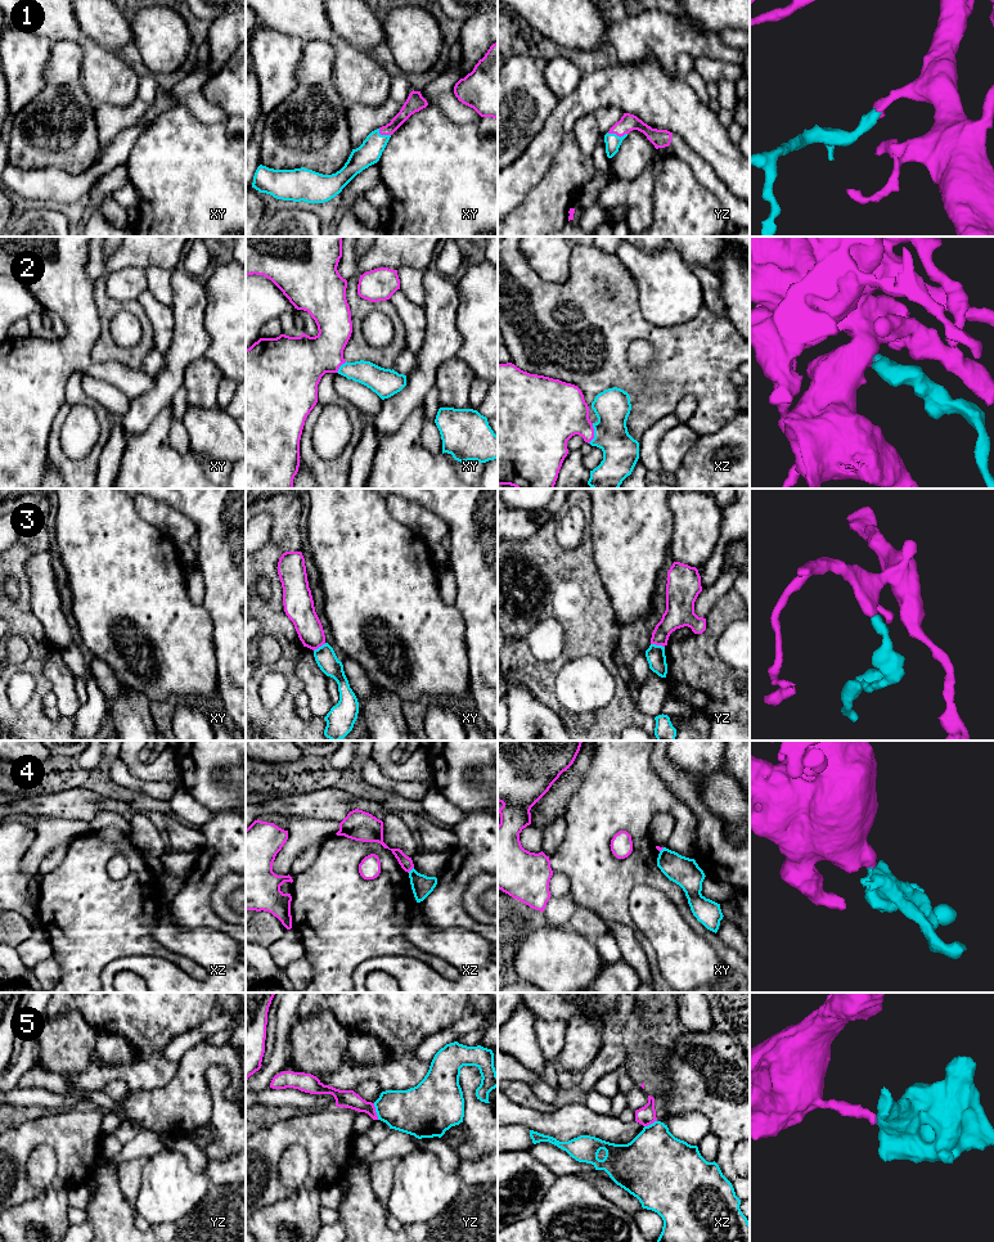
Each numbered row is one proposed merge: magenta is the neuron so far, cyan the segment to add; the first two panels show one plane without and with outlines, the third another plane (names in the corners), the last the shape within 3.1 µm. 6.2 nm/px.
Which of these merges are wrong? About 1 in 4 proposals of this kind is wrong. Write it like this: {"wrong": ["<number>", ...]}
{"wrong": ["3", "4", "5"]}

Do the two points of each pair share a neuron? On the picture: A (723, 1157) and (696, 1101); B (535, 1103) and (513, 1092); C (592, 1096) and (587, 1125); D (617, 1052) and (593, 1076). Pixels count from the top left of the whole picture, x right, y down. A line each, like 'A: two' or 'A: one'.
A: one
B: one
C: two
D: one

